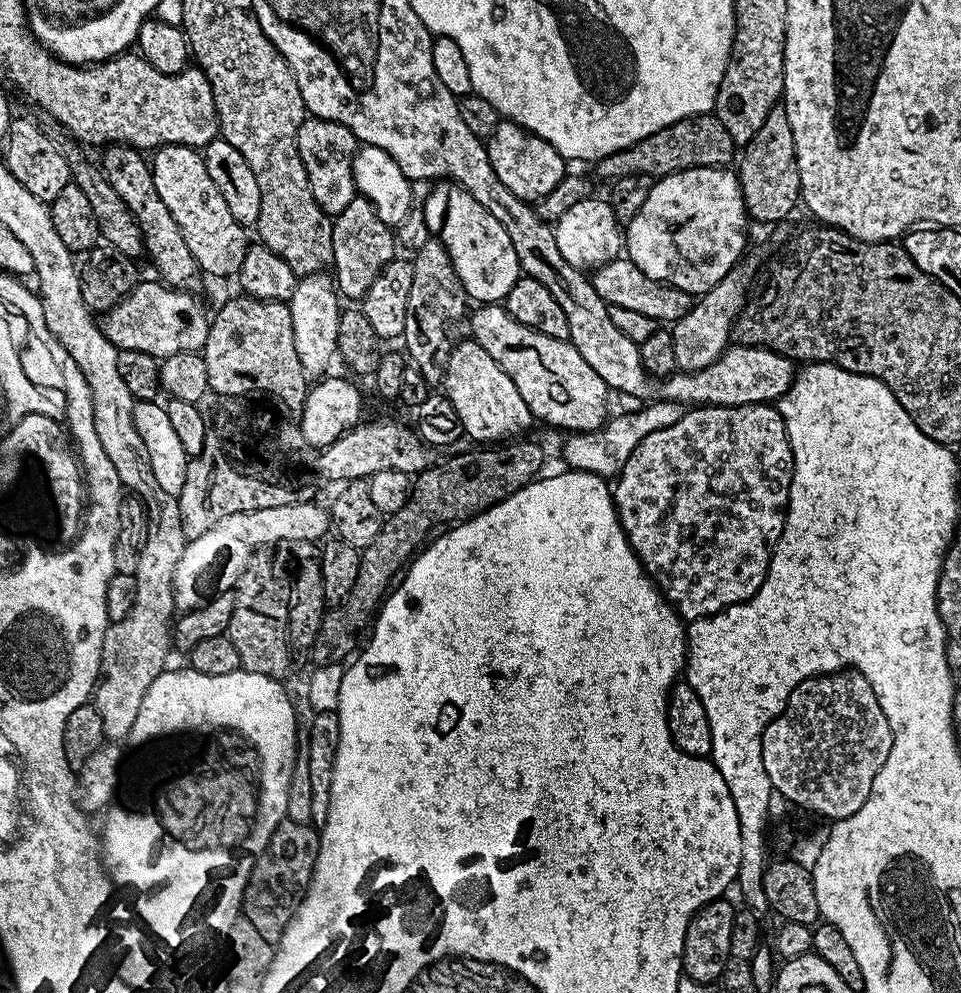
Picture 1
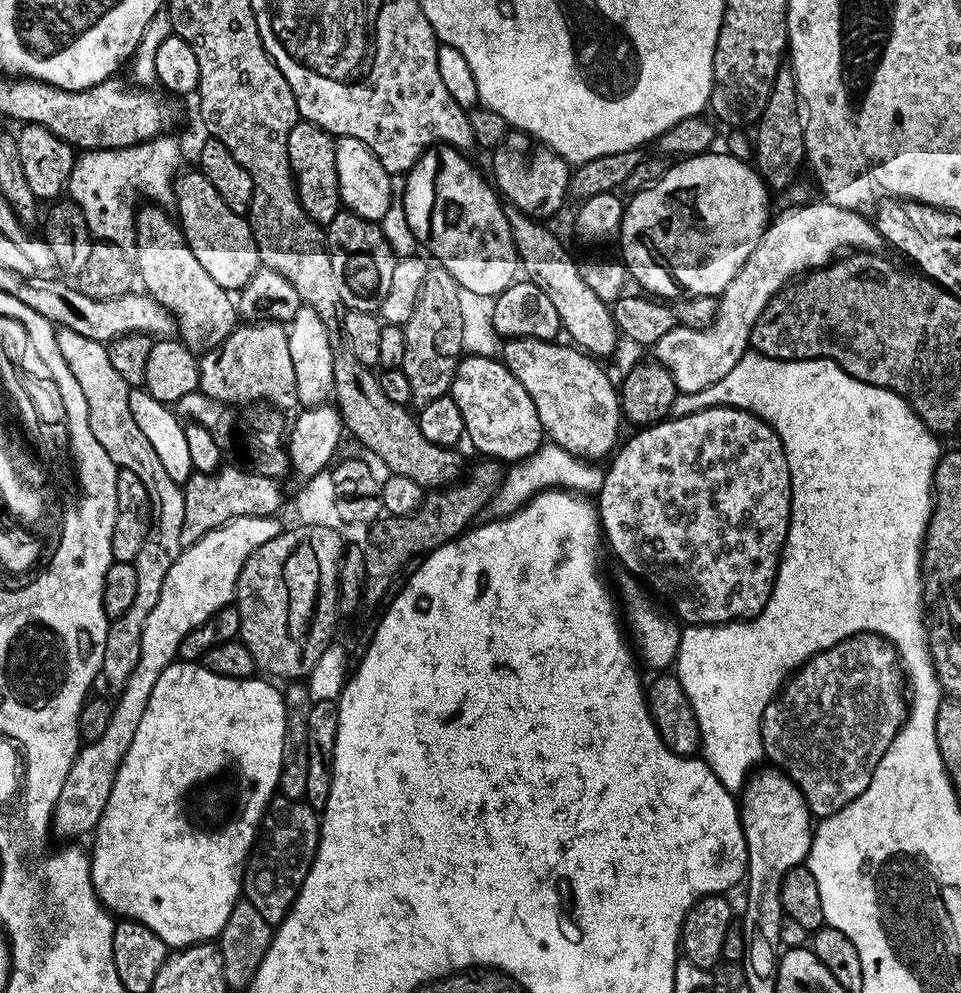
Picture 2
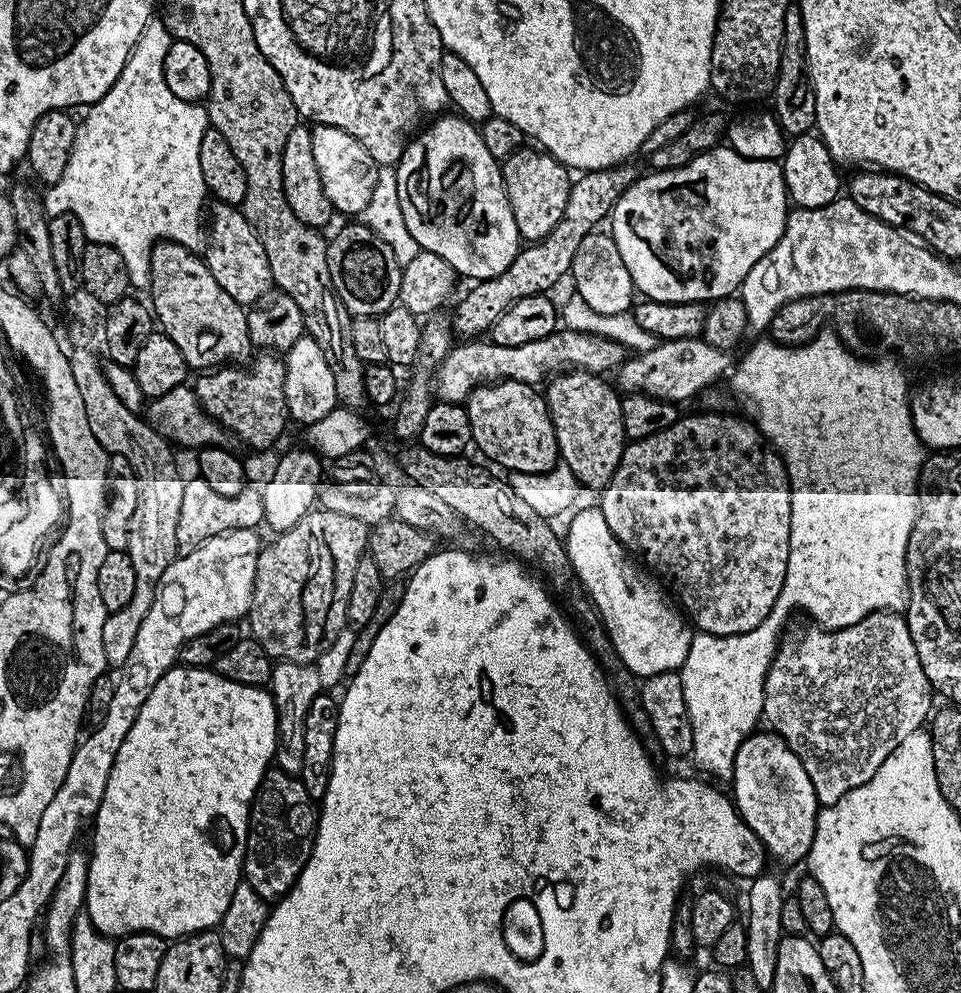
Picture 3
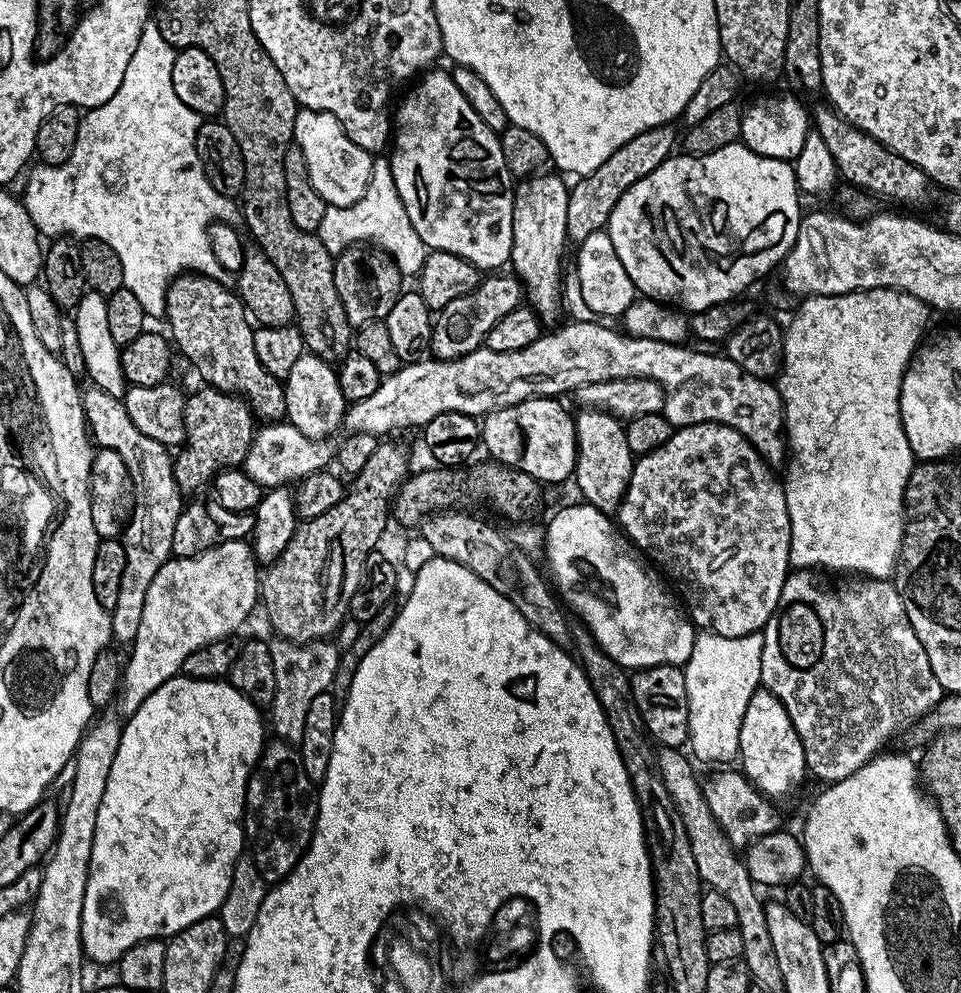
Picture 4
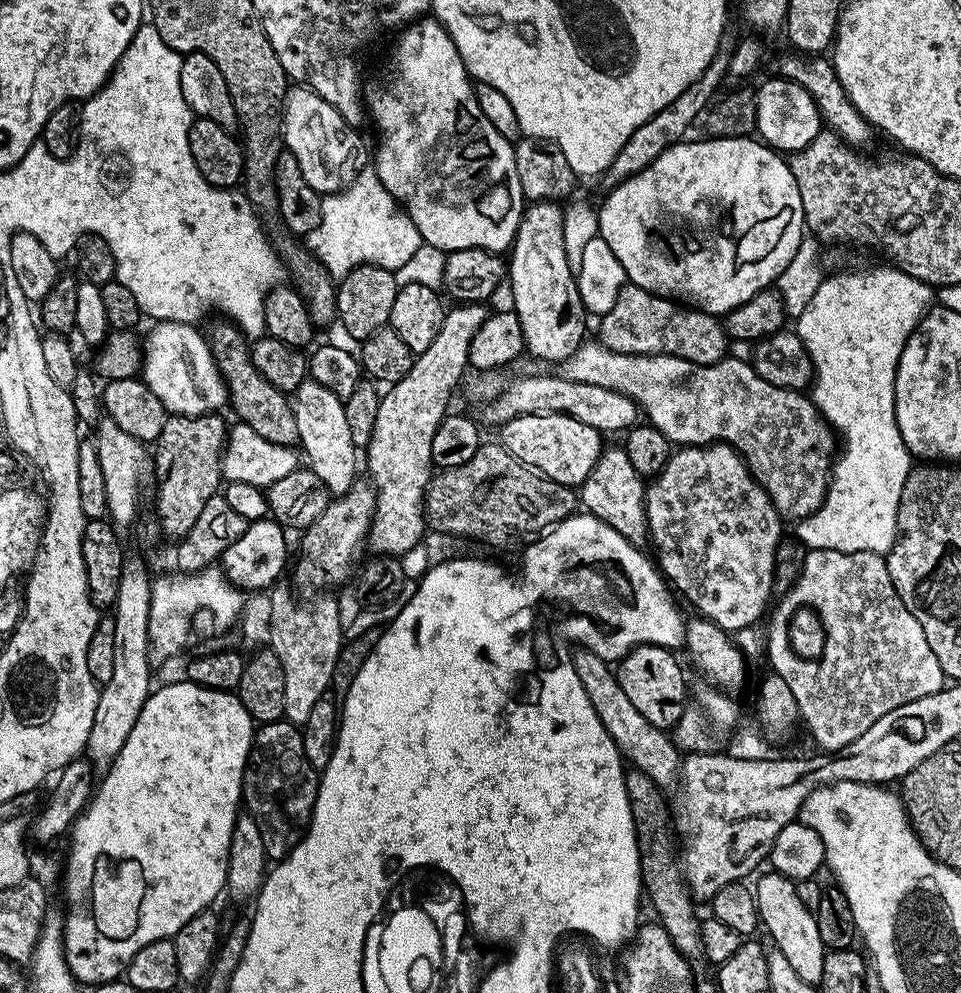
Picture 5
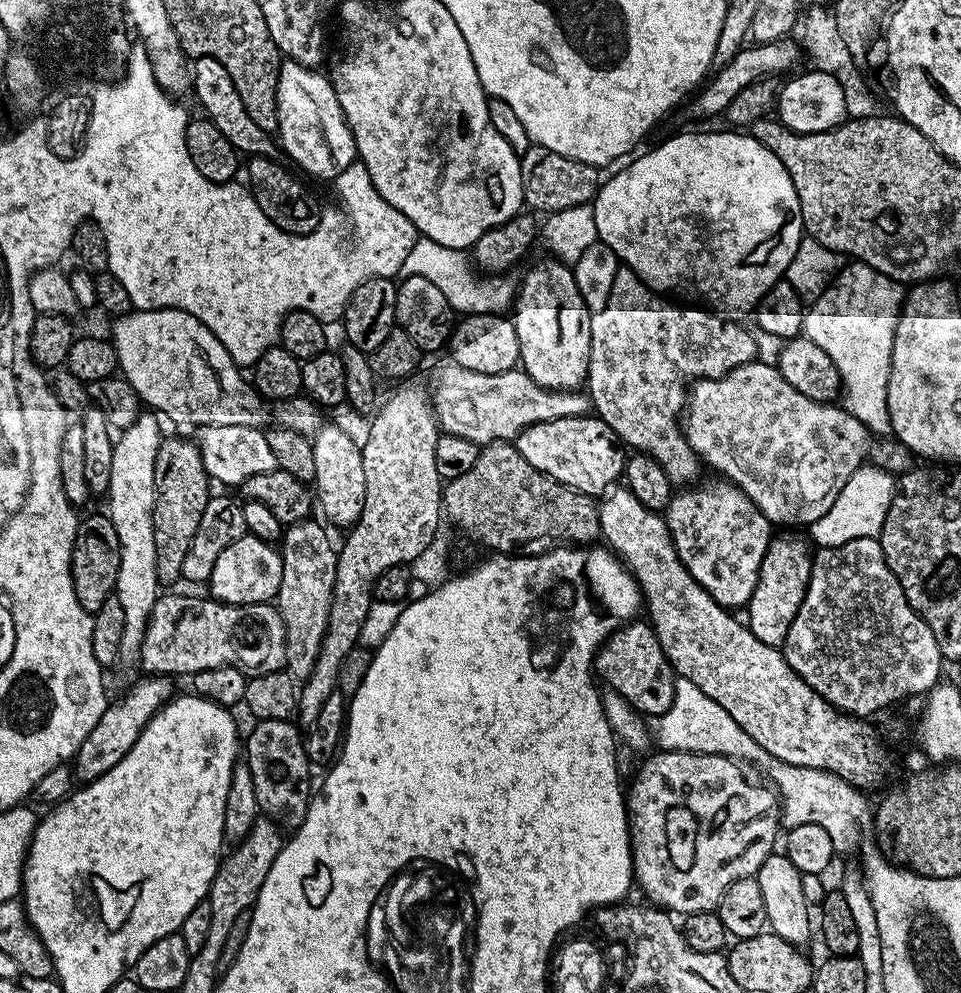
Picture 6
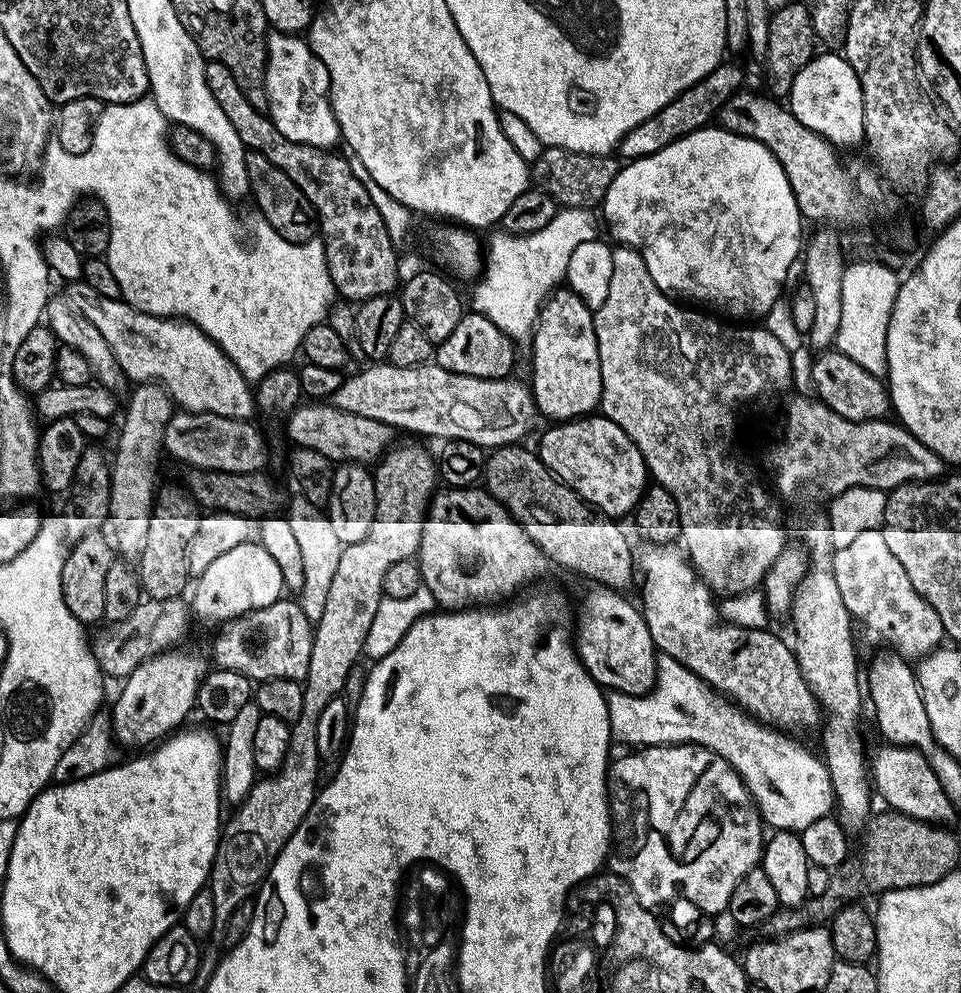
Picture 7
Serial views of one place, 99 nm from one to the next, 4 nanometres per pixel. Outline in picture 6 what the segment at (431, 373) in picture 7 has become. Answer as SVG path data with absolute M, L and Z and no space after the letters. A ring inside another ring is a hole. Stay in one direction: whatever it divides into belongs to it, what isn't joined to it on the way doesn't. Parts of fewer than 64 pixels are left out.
M448 366L441 374L436 389L431 389L430 399L441 433L449 432L458 438L470 438L470 442L481 446L515 441L519 432L538 422L578 418L593 411L587 391L563 392L543 388L523 370L474 374L474 370Z

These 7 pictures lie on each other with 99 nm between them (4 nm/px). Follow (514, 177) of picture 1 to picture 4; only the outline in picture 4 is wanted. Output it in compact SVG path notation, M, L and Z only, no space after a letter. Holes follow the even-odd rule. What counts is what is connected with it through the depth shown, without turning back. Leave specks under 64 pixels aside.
M544 175L525 176L515 185L512 194L510 268L523 282L527 303L540 315L545 325L552 326L557 323L556 315L562 312L562 265L566 260L564 244L569 243L566 206L570 188L567 183L564 185L563 175Z

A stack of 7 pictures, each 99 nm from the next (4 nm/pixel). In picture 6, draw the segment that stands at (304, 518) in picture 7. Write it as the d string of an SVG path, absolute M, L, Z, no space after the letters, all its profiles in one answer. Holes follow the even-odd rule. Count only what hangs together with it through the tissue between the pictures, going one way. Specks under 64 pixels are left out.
M307 518L283 529L284 548L279 549L282 558L282 582L274 597L286 626L286 670L297 682L304 681L314 670L314 662L326 634L336 577L337 545L332 545L327 532L329 529L323 523L315 524L313 520Z

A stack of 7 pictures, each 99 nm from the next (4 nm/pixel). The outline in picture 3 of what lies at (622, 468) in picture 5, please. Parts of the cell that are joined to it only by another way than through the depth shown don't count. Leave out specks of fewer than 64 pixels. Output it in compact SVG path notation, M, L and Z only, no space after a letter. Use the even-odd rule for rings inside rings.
M583 370L565 372L553 380L556 381L546 391L546 399L548 412L554 422L560 460L585 489L603 490L610 482L614 470L618 470L618 462L626 447L621 397L611 383L608 385L604 381L607 379Z

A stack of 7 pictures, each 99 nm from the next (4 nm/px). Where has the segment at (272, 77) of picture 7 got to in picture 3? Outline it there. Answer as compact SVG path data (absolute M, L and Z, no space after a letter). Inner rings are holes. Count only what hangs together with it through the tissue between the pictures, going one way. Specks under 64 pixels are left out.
M317 124L312 128L312 138L314 162L318 162L318 174L322 174L326 198L330 198L332 207L337 213L345 212L348 218L359 217L366 210L374 194L378 165L372 161L370 154L366 154L366 150L357 140L346 134L346 130Z

